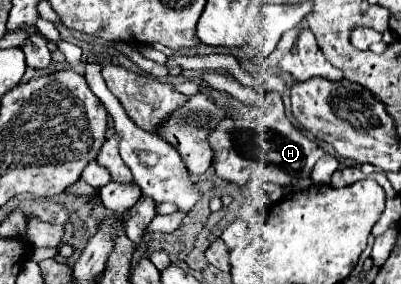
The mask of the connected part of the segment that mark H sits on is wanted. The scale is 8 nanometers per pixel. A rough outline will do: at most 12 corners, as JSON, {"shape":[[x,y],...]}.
{"shape":[[276,91],[226,113],[208,135],[220,179],[312,185],[324,151],[286,119]]}

